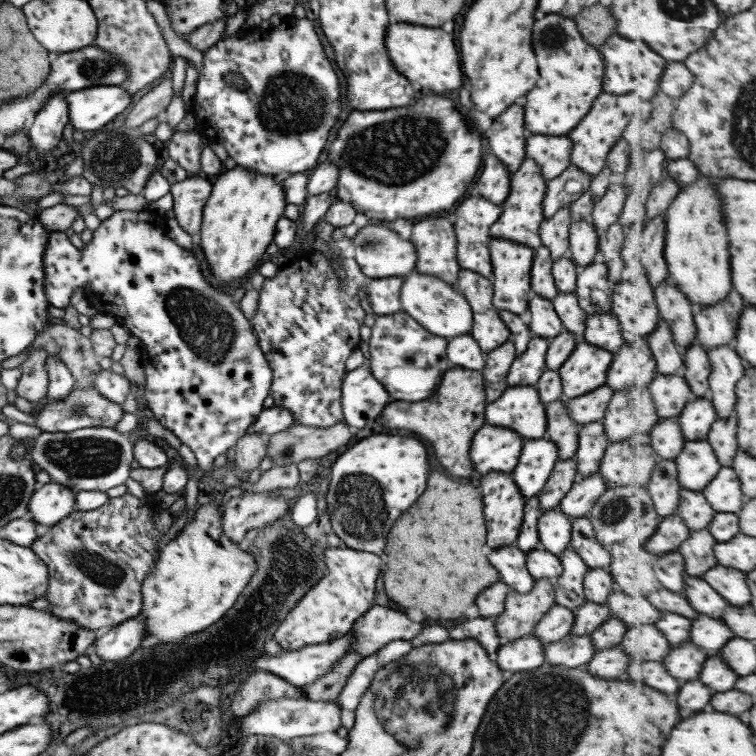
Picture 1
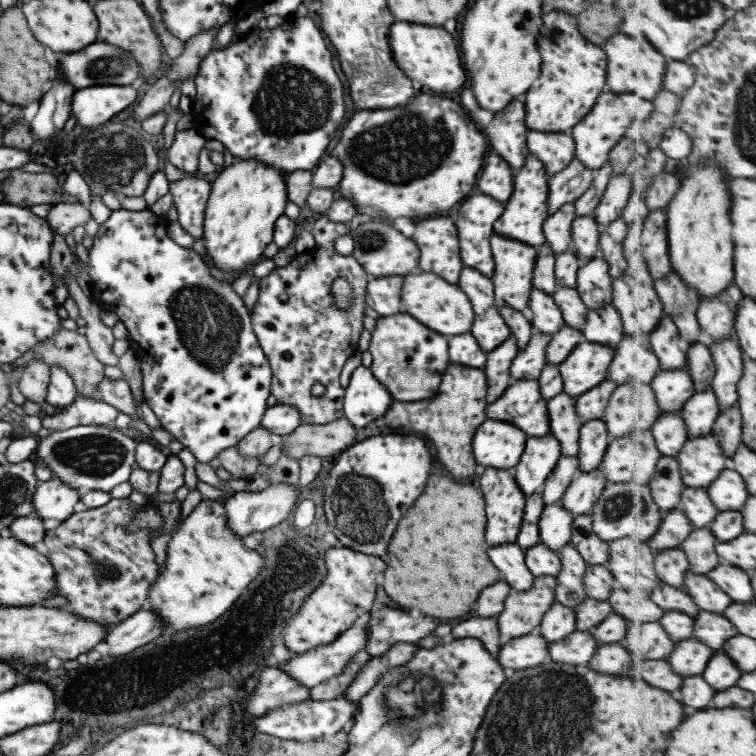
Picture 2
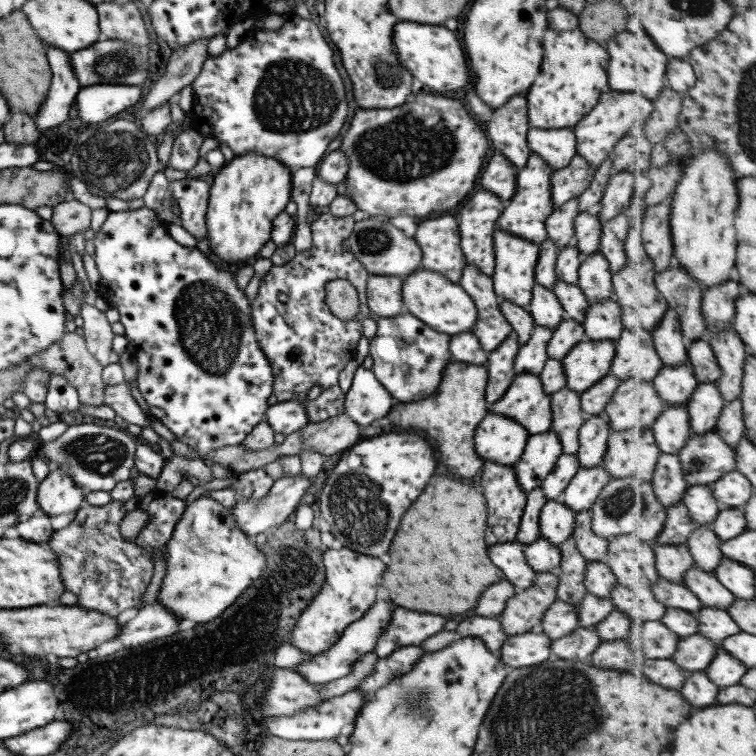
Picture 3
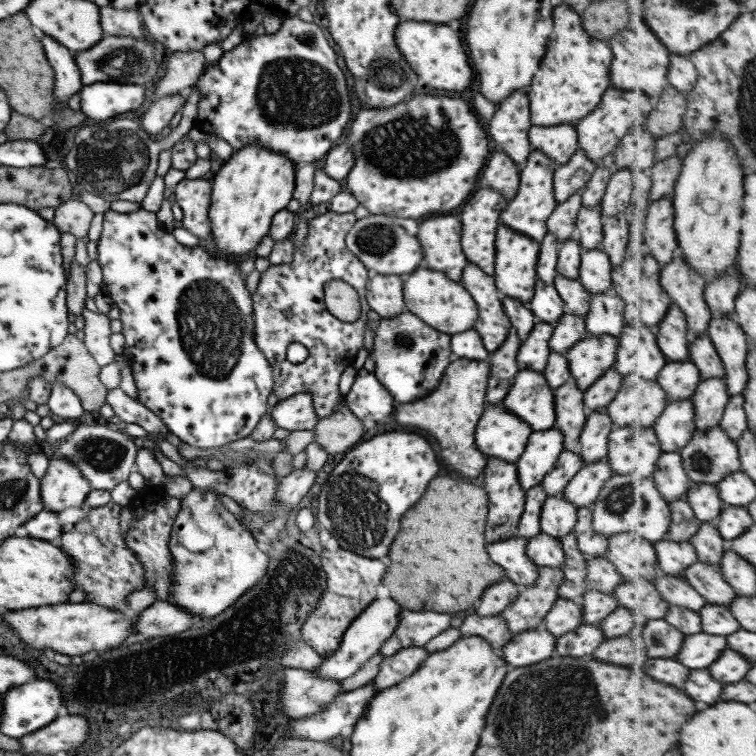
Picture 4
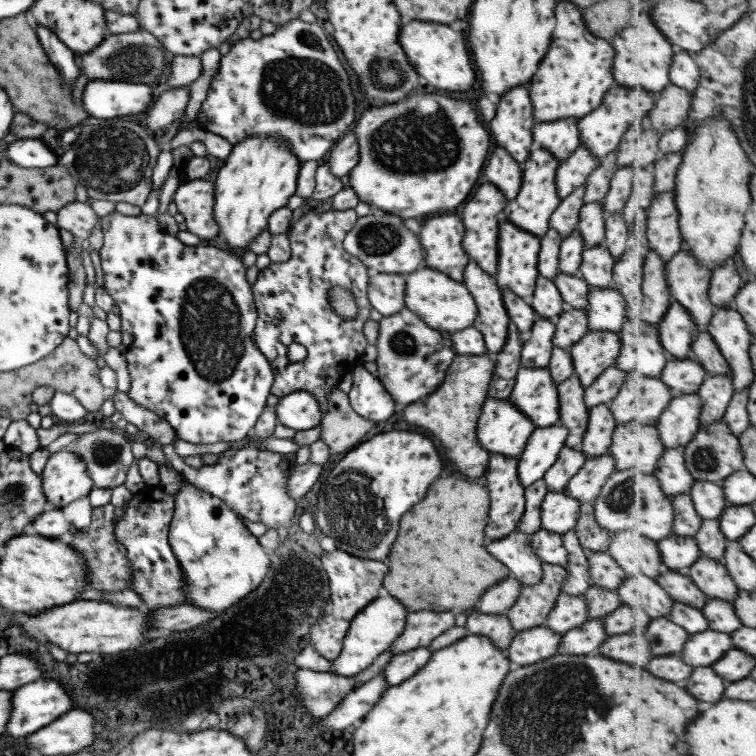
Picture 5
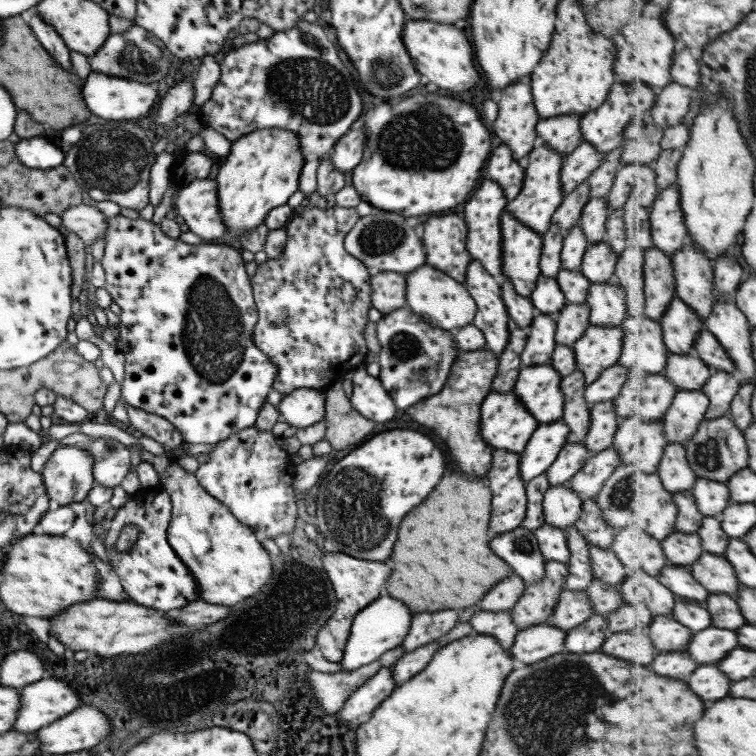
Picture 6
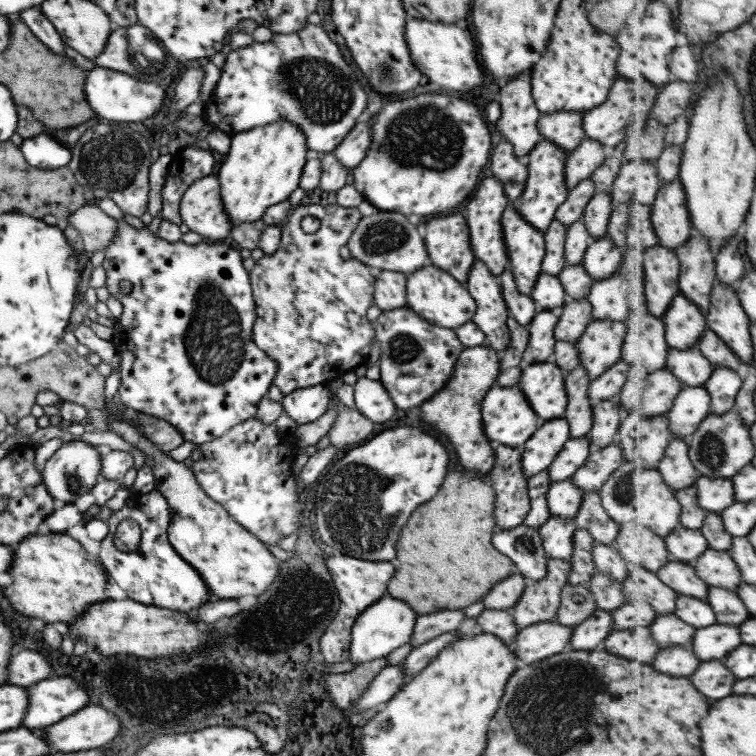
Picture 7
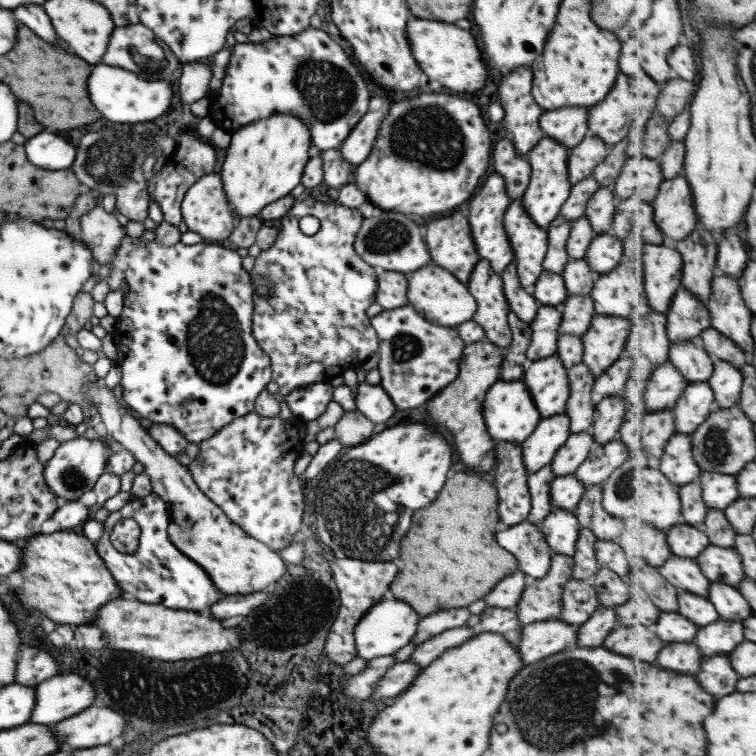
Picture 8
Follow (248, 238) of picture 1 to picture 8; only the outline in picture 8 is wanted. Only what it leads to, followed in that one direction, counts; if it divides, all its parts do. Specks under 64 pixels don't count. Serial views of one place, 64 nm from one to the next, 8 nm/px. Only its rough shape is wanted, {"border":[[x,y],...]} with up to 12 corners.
{"border":[[295,115],[230,133],[219,176],[237,219],[289,195],[308,161]]}

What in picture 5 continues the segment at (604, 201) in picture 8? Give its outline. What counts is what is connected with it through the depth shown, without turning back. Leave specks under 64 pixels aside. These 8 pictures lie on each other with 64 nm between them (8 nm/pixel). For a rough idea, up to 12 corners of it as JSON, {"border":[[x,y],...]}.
{"border":[[601,202],[579,209],[576,230],[585,248],[604,240]]}

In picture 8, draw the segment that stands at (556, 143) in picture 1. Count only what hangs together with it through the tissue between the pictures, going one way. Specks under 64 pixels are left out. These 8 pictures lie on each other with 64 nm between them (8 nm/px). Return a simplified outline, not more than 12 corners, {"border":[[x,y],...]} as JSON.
{"border":[[547,109],[538,126],[570,149],[587,136],[588,109]]}

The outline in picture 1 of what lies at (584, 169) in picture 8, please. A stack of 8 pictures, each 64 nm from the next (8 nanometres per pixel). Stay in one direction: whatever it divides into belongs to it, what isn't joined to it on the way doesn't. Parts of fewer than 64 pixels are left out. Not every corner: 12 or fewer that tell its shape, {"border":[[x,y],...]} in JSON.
{"border":[[569,164],[546,181],[544,218],[577,200],[590,177]]}

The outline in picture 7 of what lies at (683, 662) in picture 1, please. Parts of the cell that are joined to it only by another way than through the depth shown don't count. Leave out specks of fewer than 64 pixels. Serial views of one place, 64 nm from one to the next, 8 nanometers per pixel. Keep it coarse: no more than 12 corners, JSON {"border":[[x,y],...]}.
{"border":[[741,627],[696,629],[692,643],[703,661],[722,659],[743,644]]}

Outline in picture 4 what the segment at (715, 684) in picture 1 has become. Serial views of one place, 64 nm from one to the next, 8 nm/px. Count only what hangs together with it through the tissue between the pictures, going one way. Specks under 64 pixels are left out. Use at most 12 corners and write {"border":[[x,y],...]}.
{"border":[[727,647],[709,670],[728,685],[745,679],[754,665]]}

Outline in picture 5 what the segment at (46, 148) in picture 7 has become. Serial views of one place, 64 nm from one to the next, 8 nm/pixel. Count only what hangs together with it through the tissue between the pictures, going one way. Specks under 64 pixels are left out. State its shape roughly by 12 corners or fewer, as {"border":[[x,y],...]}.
{"border":[[16,139],[6,159],[23,168],[53,166],[58,156],[38,139]]}

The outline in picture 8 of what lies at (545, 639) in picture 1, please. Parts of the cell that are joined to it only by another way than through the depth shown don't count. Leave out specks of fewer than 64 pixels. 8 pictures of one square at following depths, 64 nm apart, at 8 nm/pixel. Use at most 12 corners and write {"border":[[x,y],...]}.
{"border":[[569,579],[558,619],[580,625],[597,607],[591,582]]}

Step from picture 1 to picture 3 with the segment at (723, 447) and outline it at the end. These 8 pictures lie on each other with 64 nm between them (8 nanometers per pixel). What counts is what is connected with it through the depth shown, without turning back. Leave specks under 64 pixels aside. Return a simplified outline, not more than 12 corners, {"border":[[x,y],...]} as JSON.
{"border":[[740,398],[726,403],[716,430],[733,448],[746,436]]}

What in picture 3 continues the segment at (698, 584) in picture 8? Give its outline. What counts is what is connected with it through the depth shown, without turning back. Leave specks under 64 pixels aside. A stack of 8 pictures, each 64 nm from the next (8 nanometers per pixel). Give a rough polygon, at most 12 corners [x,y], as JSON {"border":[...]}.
{"border":[[658,577],[657,600],[697,614],[705,607],[684,583]]}

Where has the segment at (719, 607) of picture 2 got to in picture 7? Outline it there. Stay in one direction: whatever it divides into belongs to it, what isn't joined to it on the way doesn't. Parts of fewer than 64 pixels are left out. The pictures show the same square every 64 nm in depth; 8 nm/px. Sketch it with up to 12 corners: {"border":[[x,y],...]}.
{"border":[[709,547],[694,563],[711,587],[737,592],[744,582],[729,551]]}

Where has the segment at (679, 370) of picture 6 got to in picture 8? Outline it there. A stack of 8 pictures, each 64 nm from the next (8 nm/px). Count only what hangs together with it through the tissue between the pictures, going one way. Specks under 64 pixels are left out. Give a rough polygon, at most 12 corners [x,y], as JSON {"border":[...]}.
{"border":[[699,340],[672,343],[670,361],[690,380],[708,381],[715,359]]}

